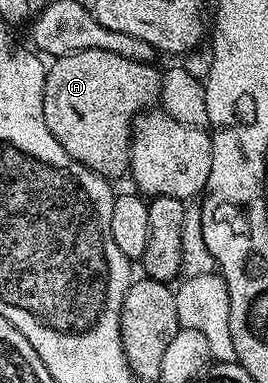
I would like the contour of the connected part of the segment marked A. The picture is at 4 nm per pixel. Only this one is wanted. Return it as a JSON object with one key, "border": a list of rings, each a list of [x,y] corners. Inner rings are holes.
{"border":[[[100,50],[66,54],[46,67],[43,111],[49,132],[53,132],[65,152],[108,180],[116,180],[122,174],[124,177],[129,170],[129,142],[126,137],[119,138],[119,122],[130,127],[136,115],[144,109],[143,102],[154,103],[159,93],[159,78],[153,76],[147,79],[147,70],[148,67],[142,62]],[[110,62],[116,84],[123,86],[123,90],[116,92],[116,102],[112,106],[107,99],[111,94],[111,74],[106,66]]]}

